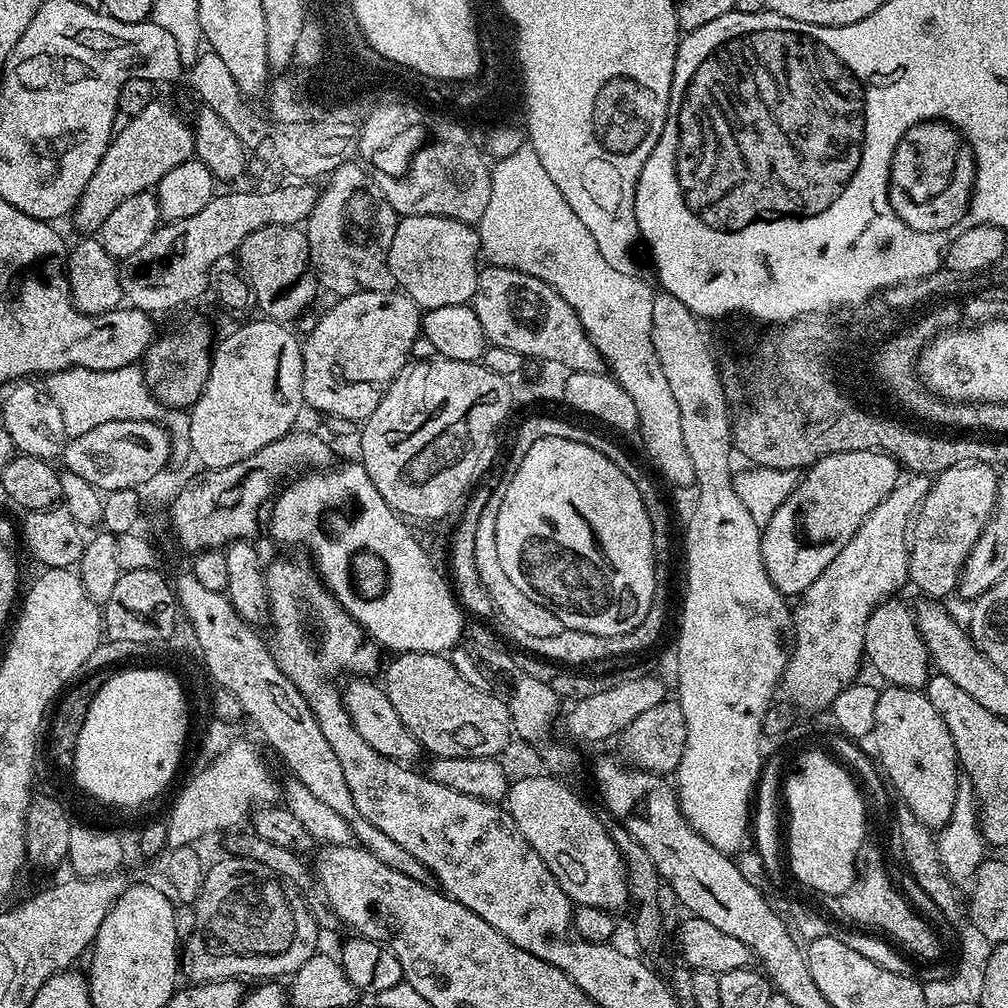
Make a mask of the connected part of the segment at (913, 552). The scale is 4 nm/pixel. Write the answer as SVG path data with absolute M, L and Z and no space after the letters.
M961 464L937 473L914 516L910 534L908 575L912 586L942 600L959 585L965 558L996 506L999 475L988 464Z

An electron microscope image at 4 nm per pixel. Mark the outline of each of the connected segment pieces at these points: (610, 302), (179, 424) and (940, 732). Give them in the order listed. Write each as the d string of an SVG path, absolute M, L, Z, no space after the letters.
M523 146L516 154L510 157L502 157L495 161L492 168L492 189L490 190L490 202L486 206L486 214L482 214L478 225L480 234L480 251L483 259L489 265L498 268L517 268L526 274L530 274L536 278L542 278L542 282L546 282L554 290L558 290L562 294L562 298L566 298L566 302L570 302L570 306L578 314L578 318L582 322L582 326L586 330L586 334L590 338L590 342L594 342L594 346L600 351L601 361L606 362L606 368L611 375L615 376L616 381L620 383L626 390L626 394L630 394L634 398L634 406L638 406L638 414L640 415L639 431L644 432L644 444L648 447L650 455L656 459L656 464L662 471L668 472L668 476L672 480L677 480L680 484L693 483L692 459L690 454L686 454L686 446L682 442L682 422L678 418L678 402L674 402L674 394L670 394L670 386L666 383L666 374L662 374L662 366L658 362L658 354L654 354L654 342L652 341L652 315L654 314L654 295L653 289L648 289L648 284L639 275L623 272L622 270L614 270L614 266L610 266L610 262L606 262L606 258L602 258L602 250L598 250L598 242L594 242L594 238L590 238L590 230L586 230L586 226L582 226L582 218L578 218L578 214L574 214L574 210L570 206L570 202L566 202L566 198L562 198L562 190L558 190L558 186L554 186L550 174L546 174L546 169L542 167L542 162L538 158L538 154L531 146Z
M127 364L118 370L90 370L89 368L67 368L51 373L47 377L46 389L62 414L65 434L68 438L86 434L102 422L119 420L154 420L163 424L172 442L171 459L184 460L192 456L190 446L190 418L188 412L165 408L148 388L143 367Z
M885 687L878 698L878 707L874 709L874 730L871 739L876 740L875 755L878 757L879 767L887 783L894 789L895 795L898 794L904 799L901 800L903 807L912 811L927 828L943 828L949 814L952 813L956 794L962 787L962 769L959 760L956 759L954 738L950 738L950 730L946 730L942 714L938 714L938 710L930 706L927 695L915 688Z

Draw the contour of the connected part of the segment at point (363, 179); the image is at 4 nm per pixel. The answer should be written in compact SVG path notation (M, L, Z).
M347 163L333 170L326 180L329 188L319 193L318 202L306 221L312 270L319 287L333 292L336 298L362 291L391 292L397 287L388 255L398 217L369 169L359 168L357 164Z

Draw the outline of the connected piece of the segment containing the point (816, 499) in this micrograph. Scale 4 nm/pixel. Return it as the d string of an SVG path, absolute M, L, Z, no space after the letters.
M850 450L816 461L799 477L796 489L778 506L774 518L763 525L760 549L770 582L774 582L785 598L803 594L818 574L842 554L842 546L858 534L858 526L866 522L870 510L874 510L901 479L900 465L886 452Z

